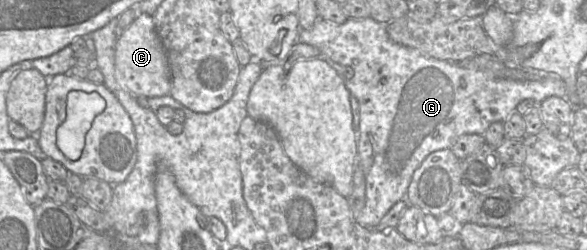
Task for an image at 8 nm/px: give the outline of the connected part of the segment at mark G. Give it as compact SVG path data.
M370 17L348 18L342 24L318 18L310 29L301 30L298 36L299 43L316 47L324 59L354 70L354 76L345 81L345 86L359 103L357 165L366 180L365 205L356 221L362 227L371 229L377 227L398 201L406 198L413 173L431 153L450 149L462 135L483 135L493 122L504 122L516 112L516 107L522 100L531 99L539 104L551 96L566 98L565 83L558 75L535 81L495 78L483 71L470 70L459 63L439 60L418 49L397 44L389 38L387 24Z

